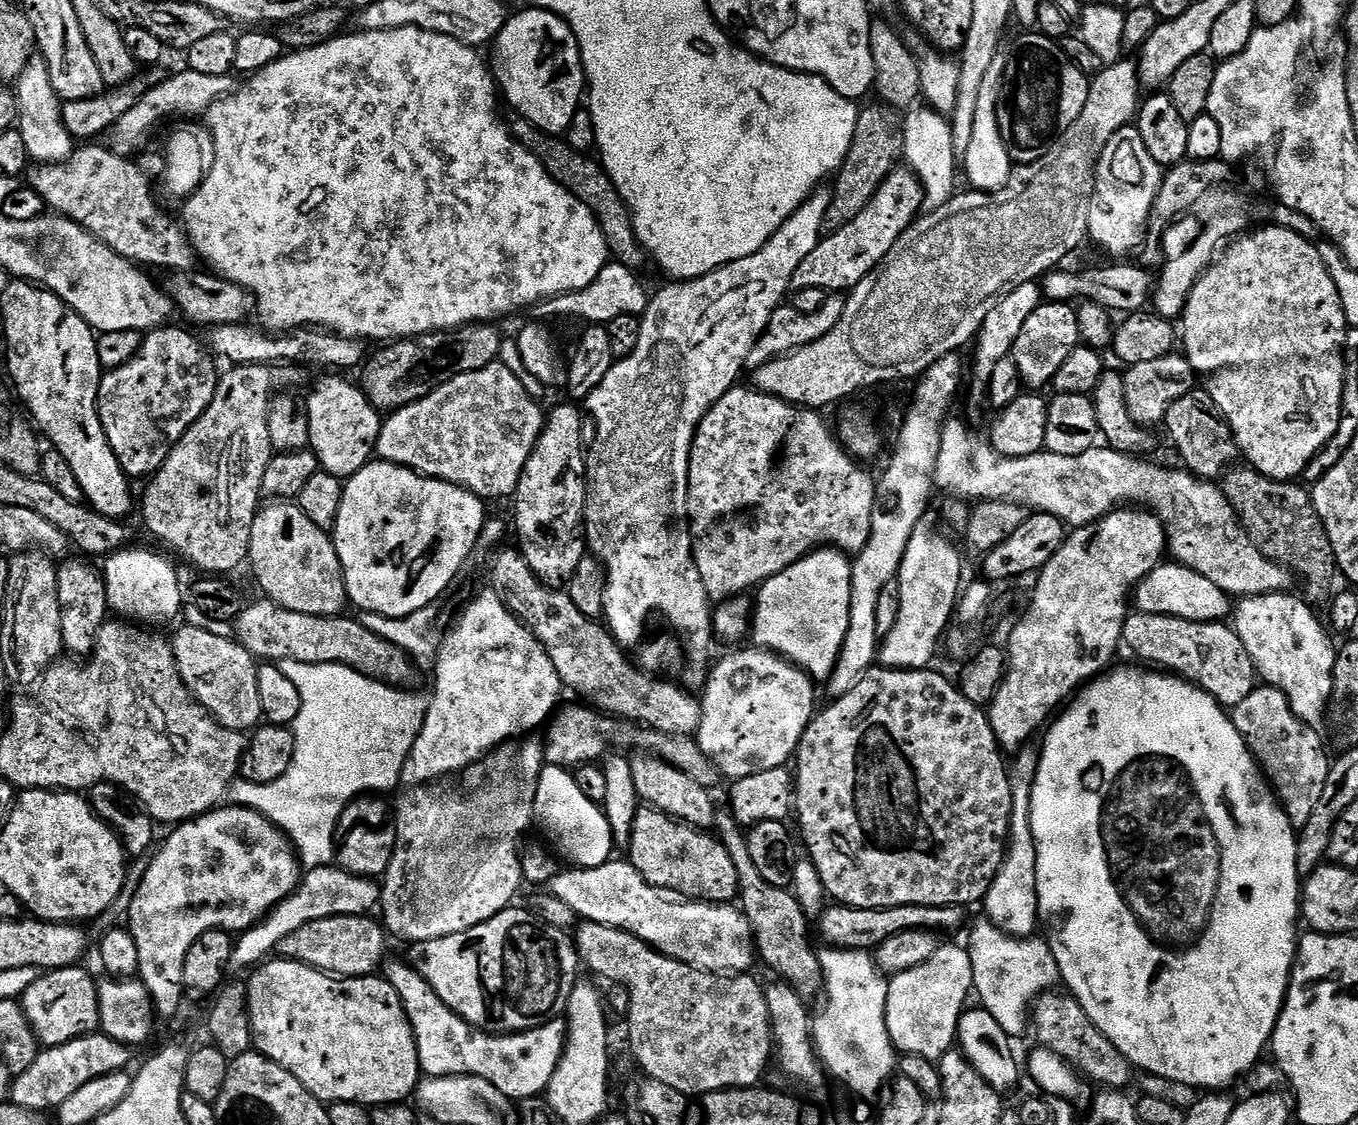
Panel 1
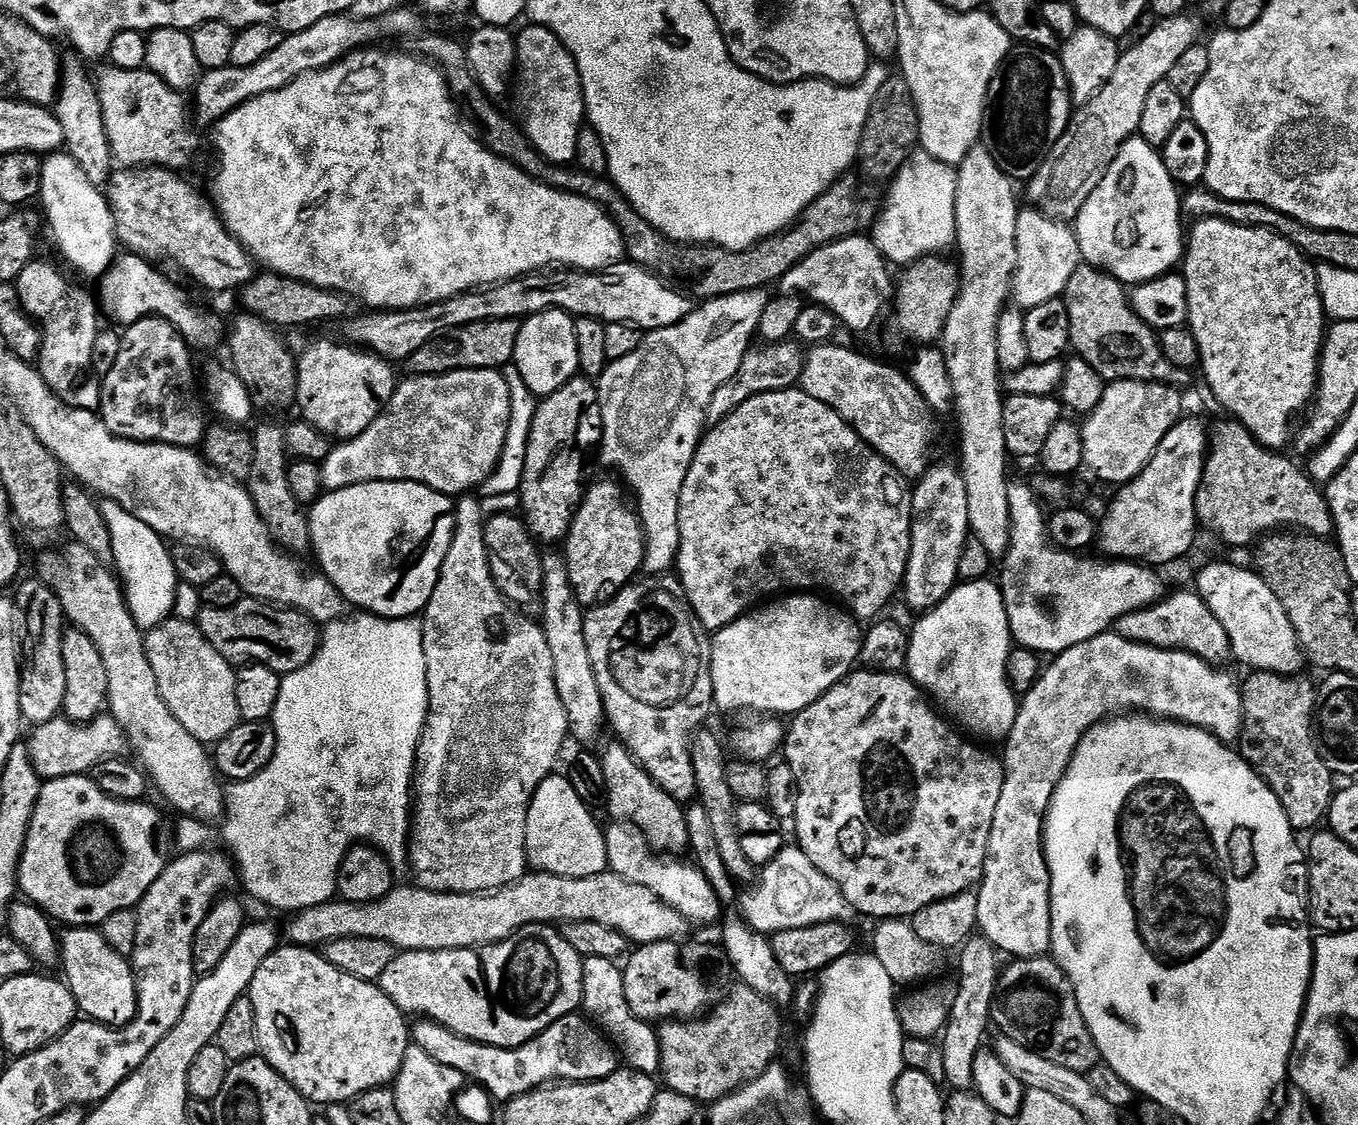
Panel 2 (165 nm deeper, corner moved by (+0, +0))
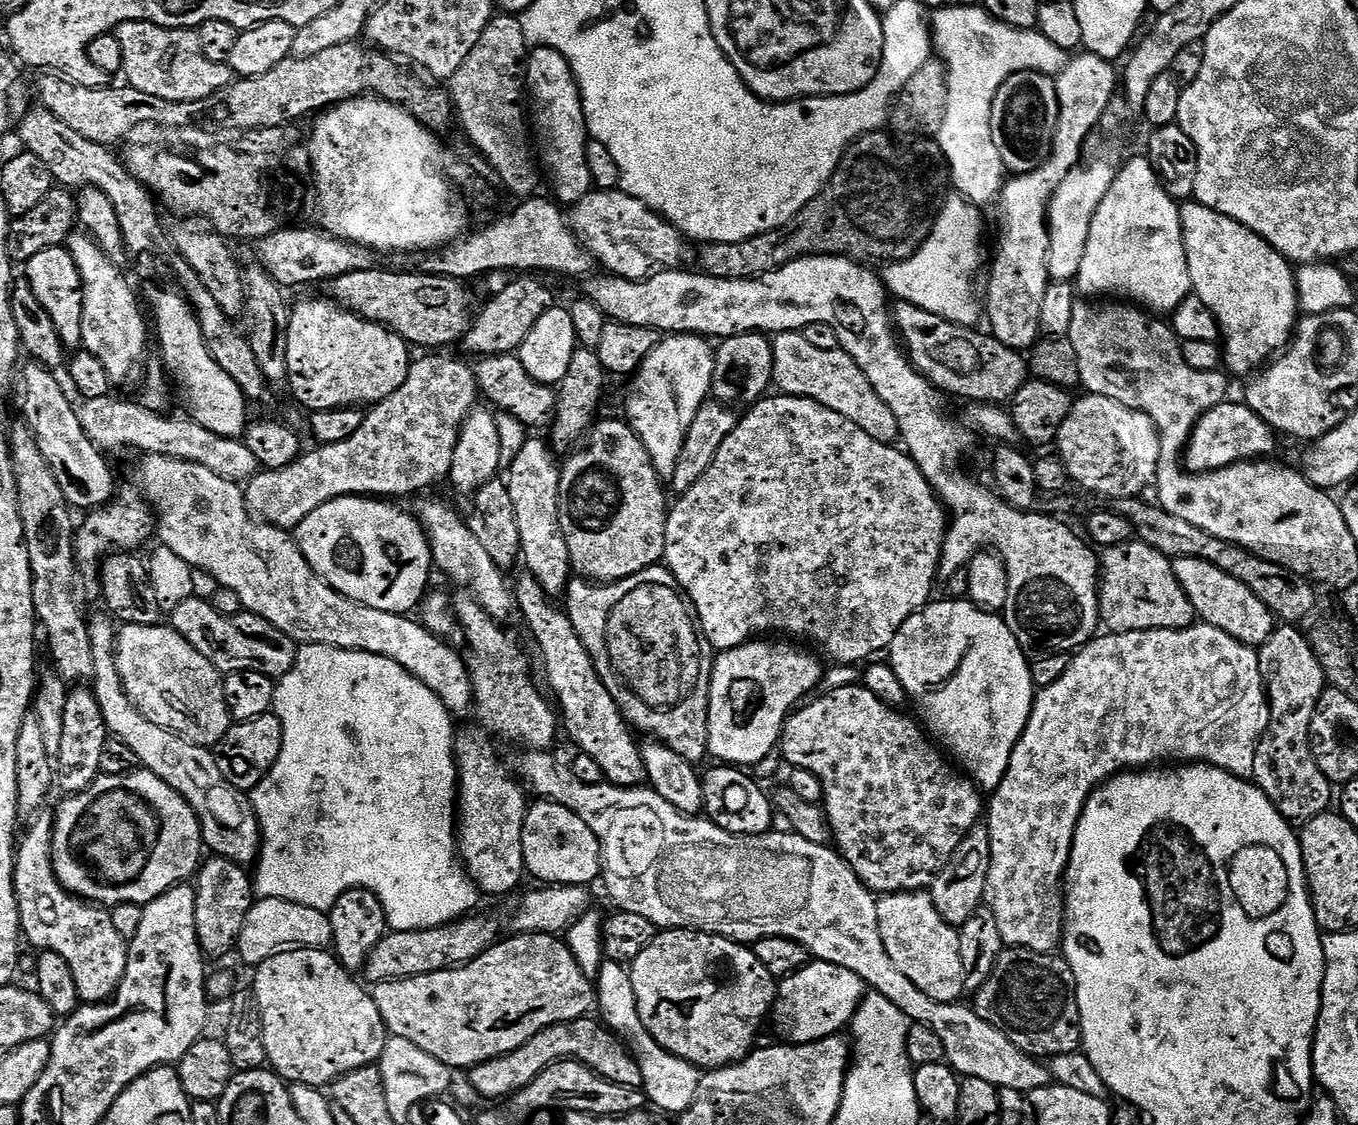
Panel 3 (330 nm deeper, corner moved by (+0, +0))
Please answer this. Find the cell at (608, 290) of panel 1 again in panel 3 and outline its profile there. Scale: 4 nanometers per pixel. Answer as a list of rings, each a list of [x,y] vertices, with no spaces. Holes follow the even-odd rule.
[[[803,256],[801,260],[790,262],[778,270],[766,273],[765,276],[756,276],[753,280],[719,280],[704,275],[700,270],[684,271],[657,270],[644,280],[623,280],[621,276],[604,274],[601,275],[601,280],[589,279],[585,283],[589,284],[585,286],[583,295],[593,300],[604,311],[609,321],[650,327],[661,334],[723,338],[741,336],[743,332],[803,332],[804,328],[811,324],[830,326],[830,330],[838,334],[840,348],[846,354],[850,354],[850,358],[854,358],[854,362],[863,370],[866,378],[870,378],[870,386],[878,390],[878,398],[882,398],[882,402],[886,402],[886,406],[894,410],[903,447],[933,492],[939,496],[940,503],[950,513],[948,533],[944,536],[940,554],[939,579],[945,581],[959,568],[967,569],[968,563],[976,557],[977,552],[985,546],[991,546],[1003,558],[1008,575],[1008,593],[1002,615],[1014,638],[1018,638],[1021,648],[1032,654],[1068,654],[1083,648],[1097,635],[1096,624],[1098,628],[1101,623],[1098,591],[1100,560],[1095,556],[1097,553],[1060,521],[1063,519],[1040,510],[1019,512],[1017,508],[1010,507],[991,487],[983,488],[978,481],[971,480],[960,469],[956,460],[962,459],[964,452],[971,450],[973,429],[963,423],[960,425],[944,413],[945,397],[940,389],[932,385],[908,360],[908,353],[904,351],[894,327],[890,304],[888,308],[890,293],[885,288],[883,279],[877,273],[876,276],[872,273],[875,271],[871,267],[862,265],[857,260],[850,260],[847,256]]]

